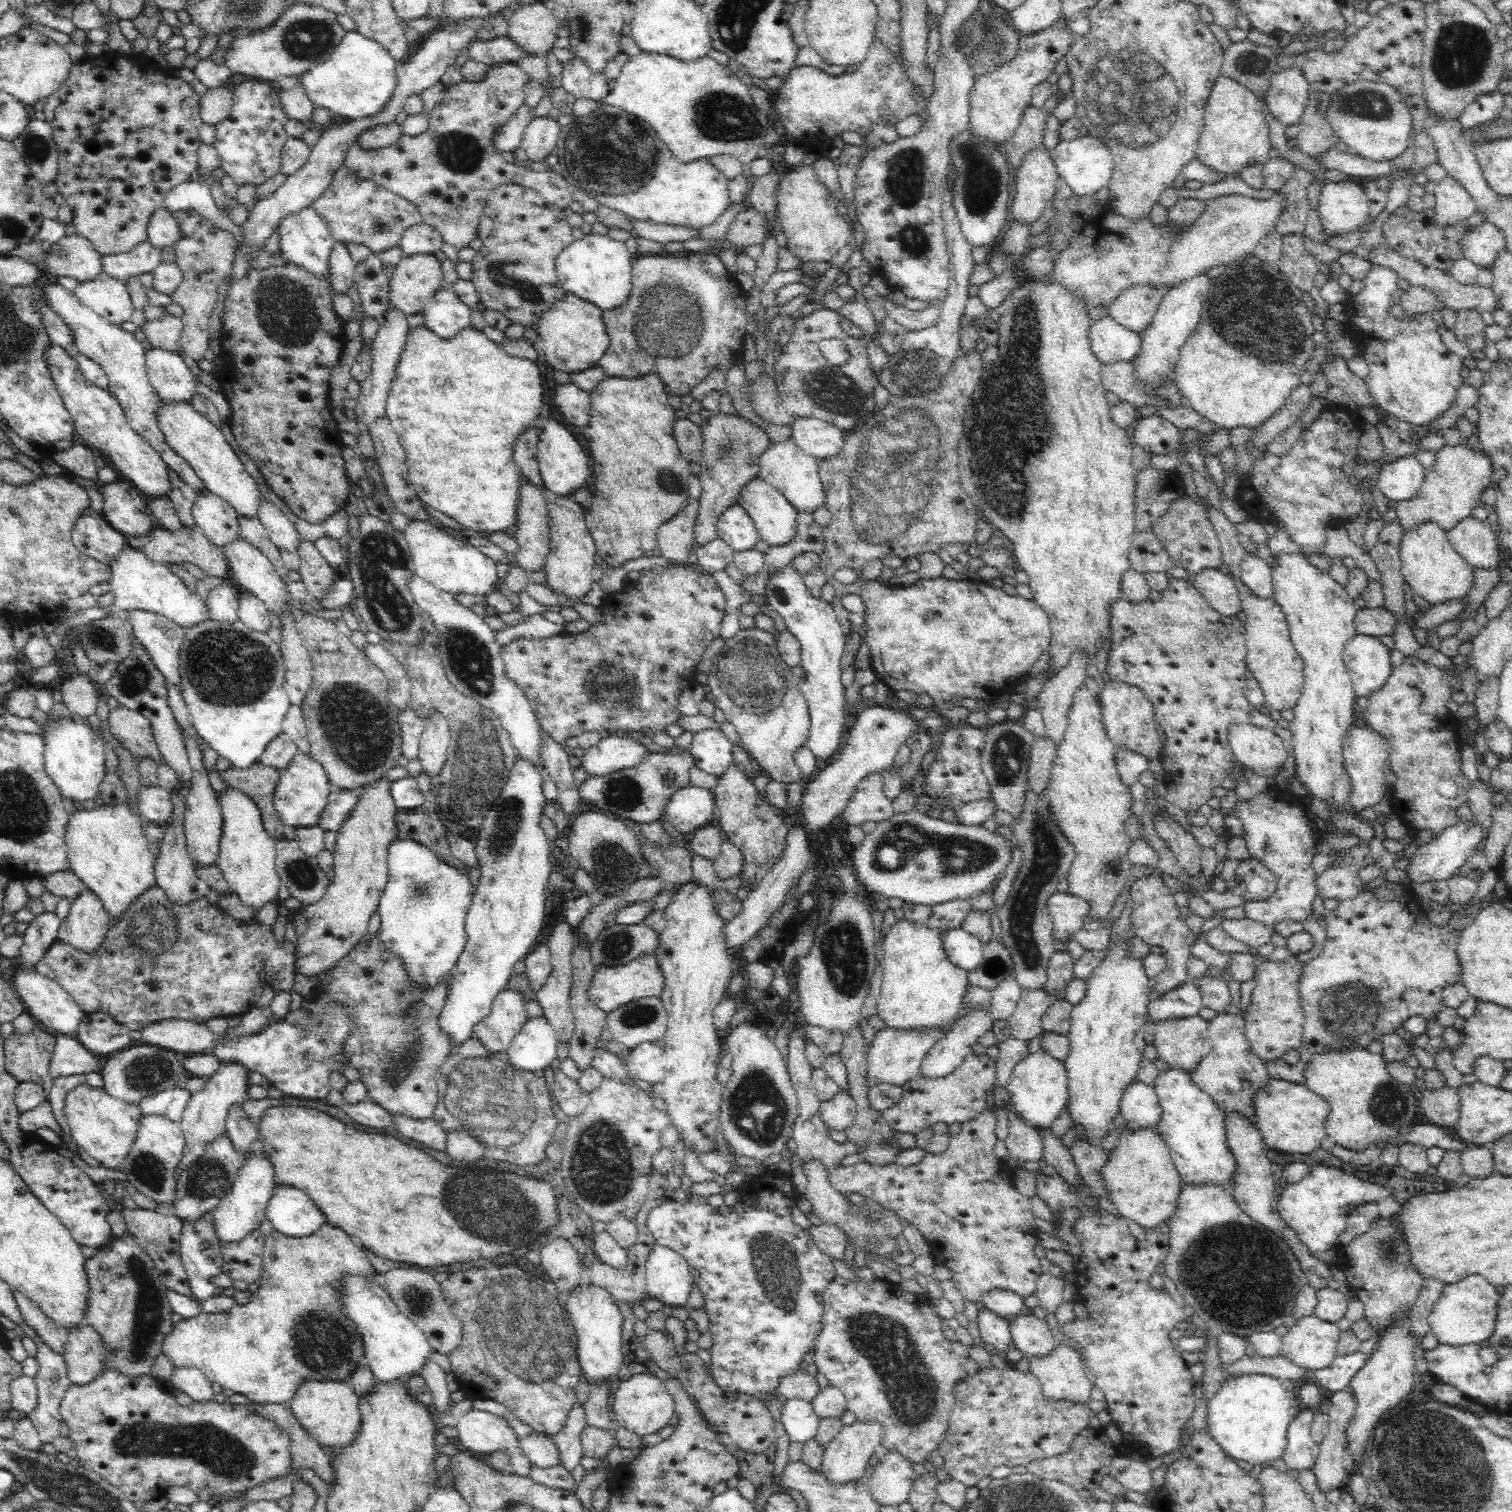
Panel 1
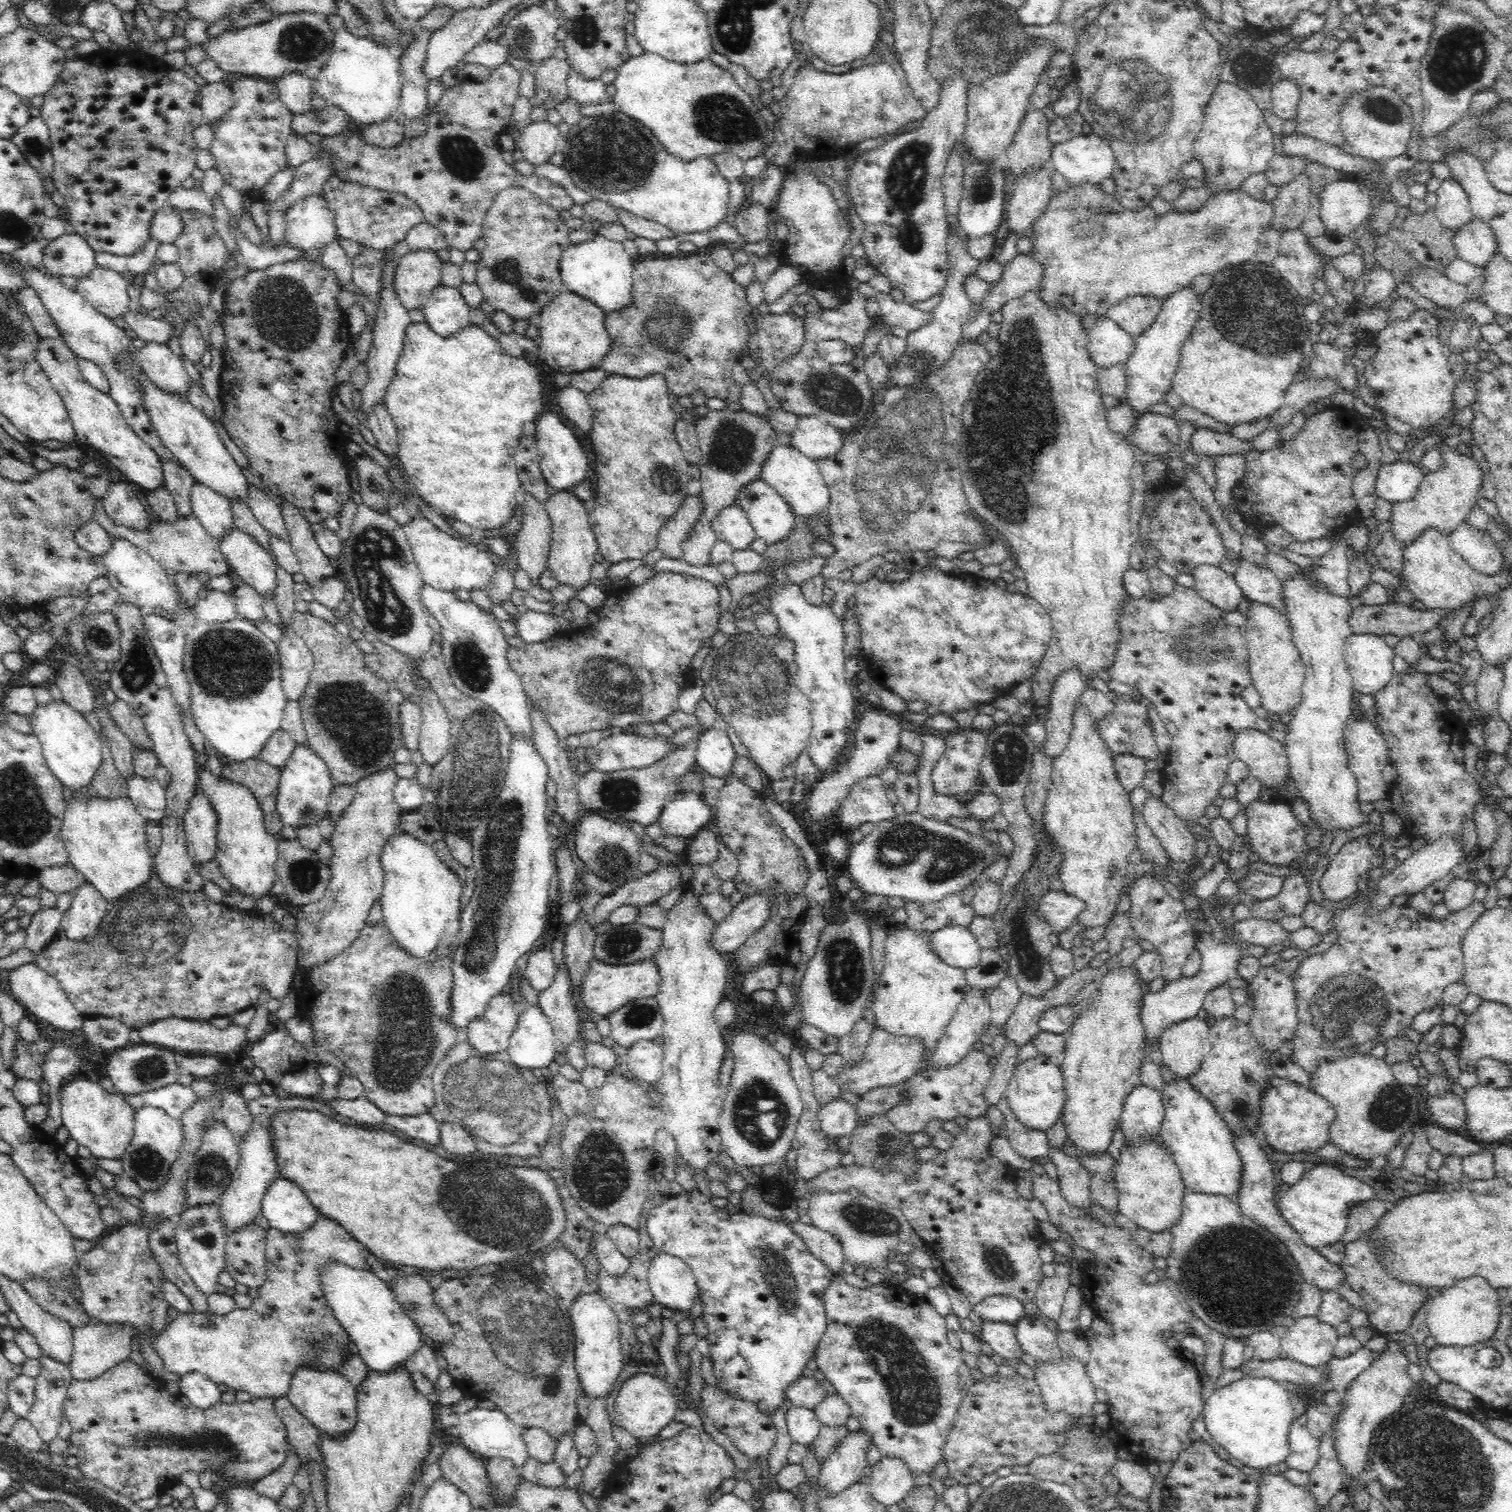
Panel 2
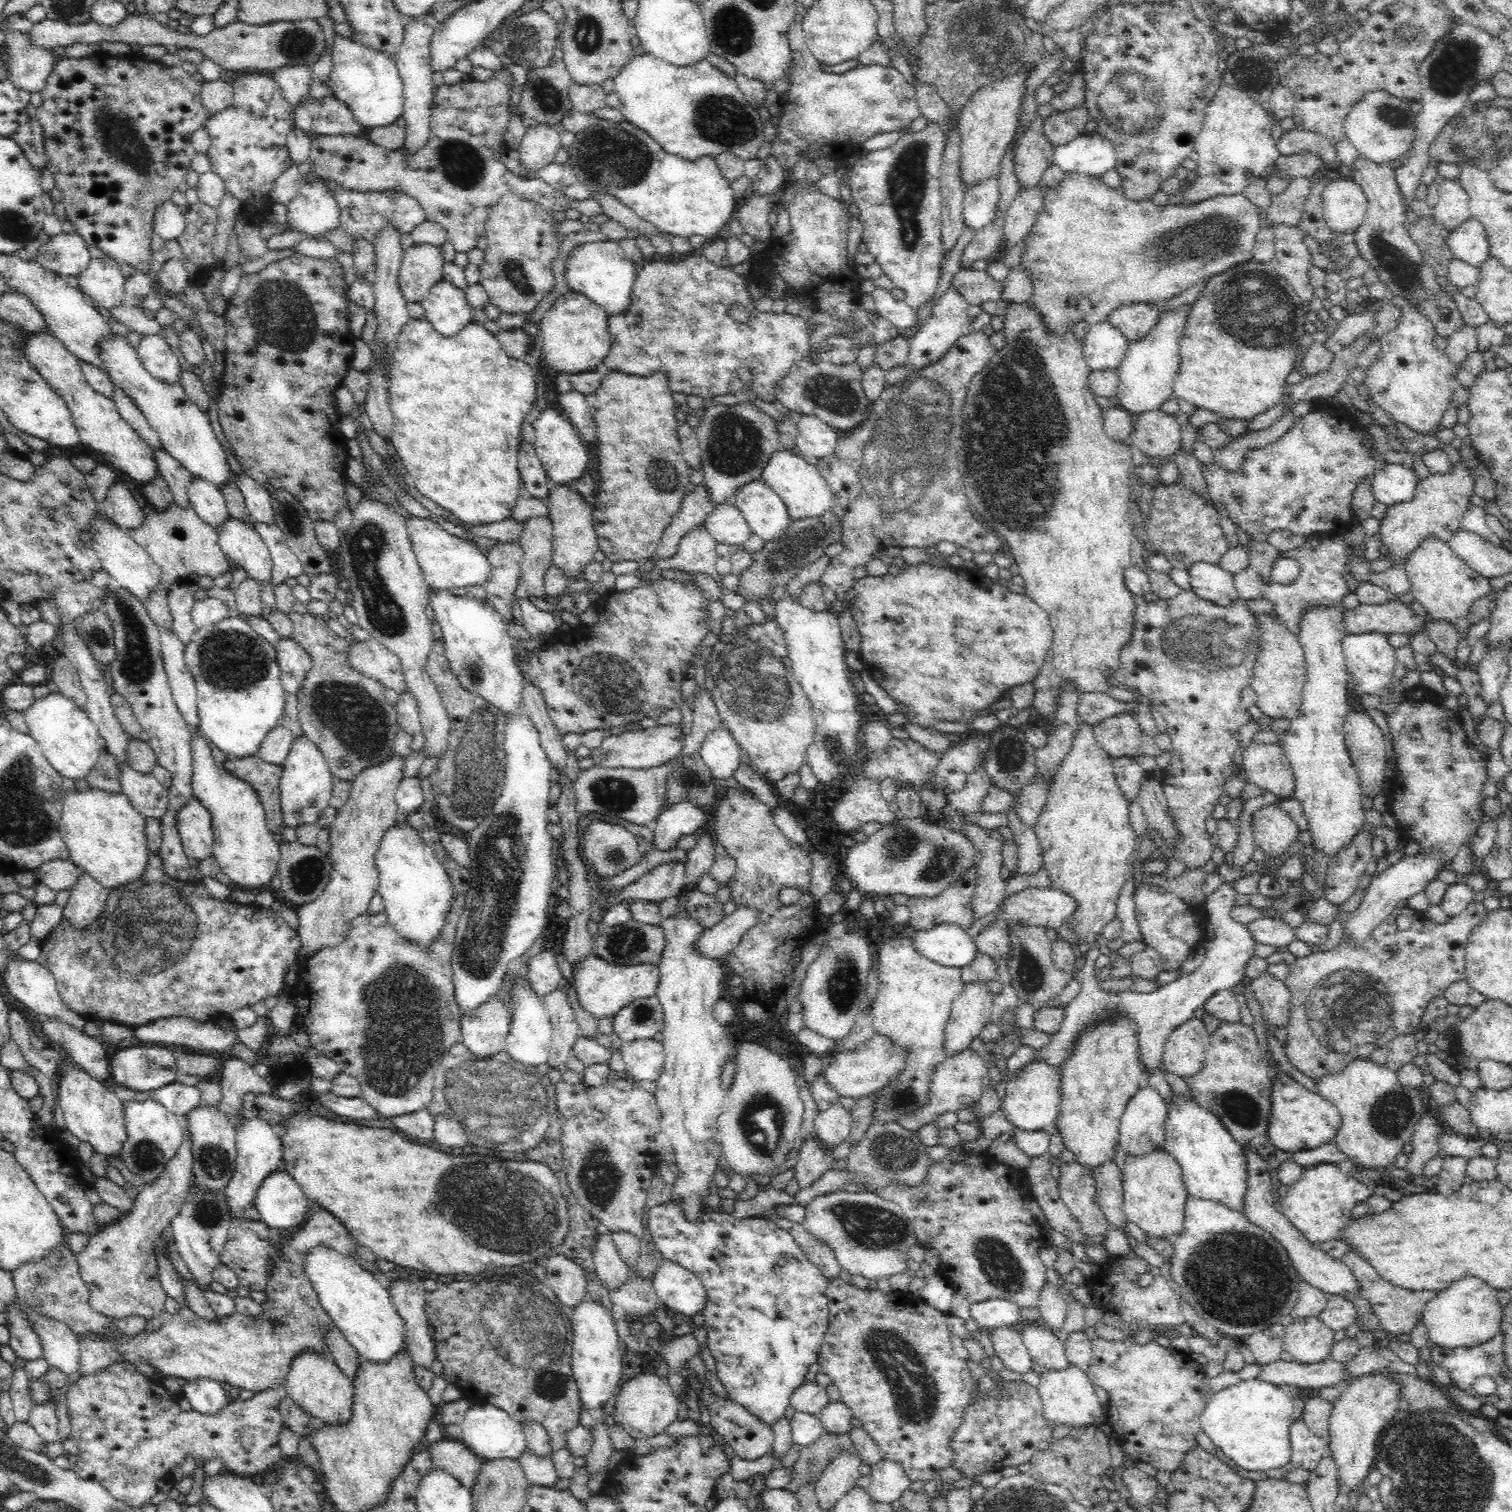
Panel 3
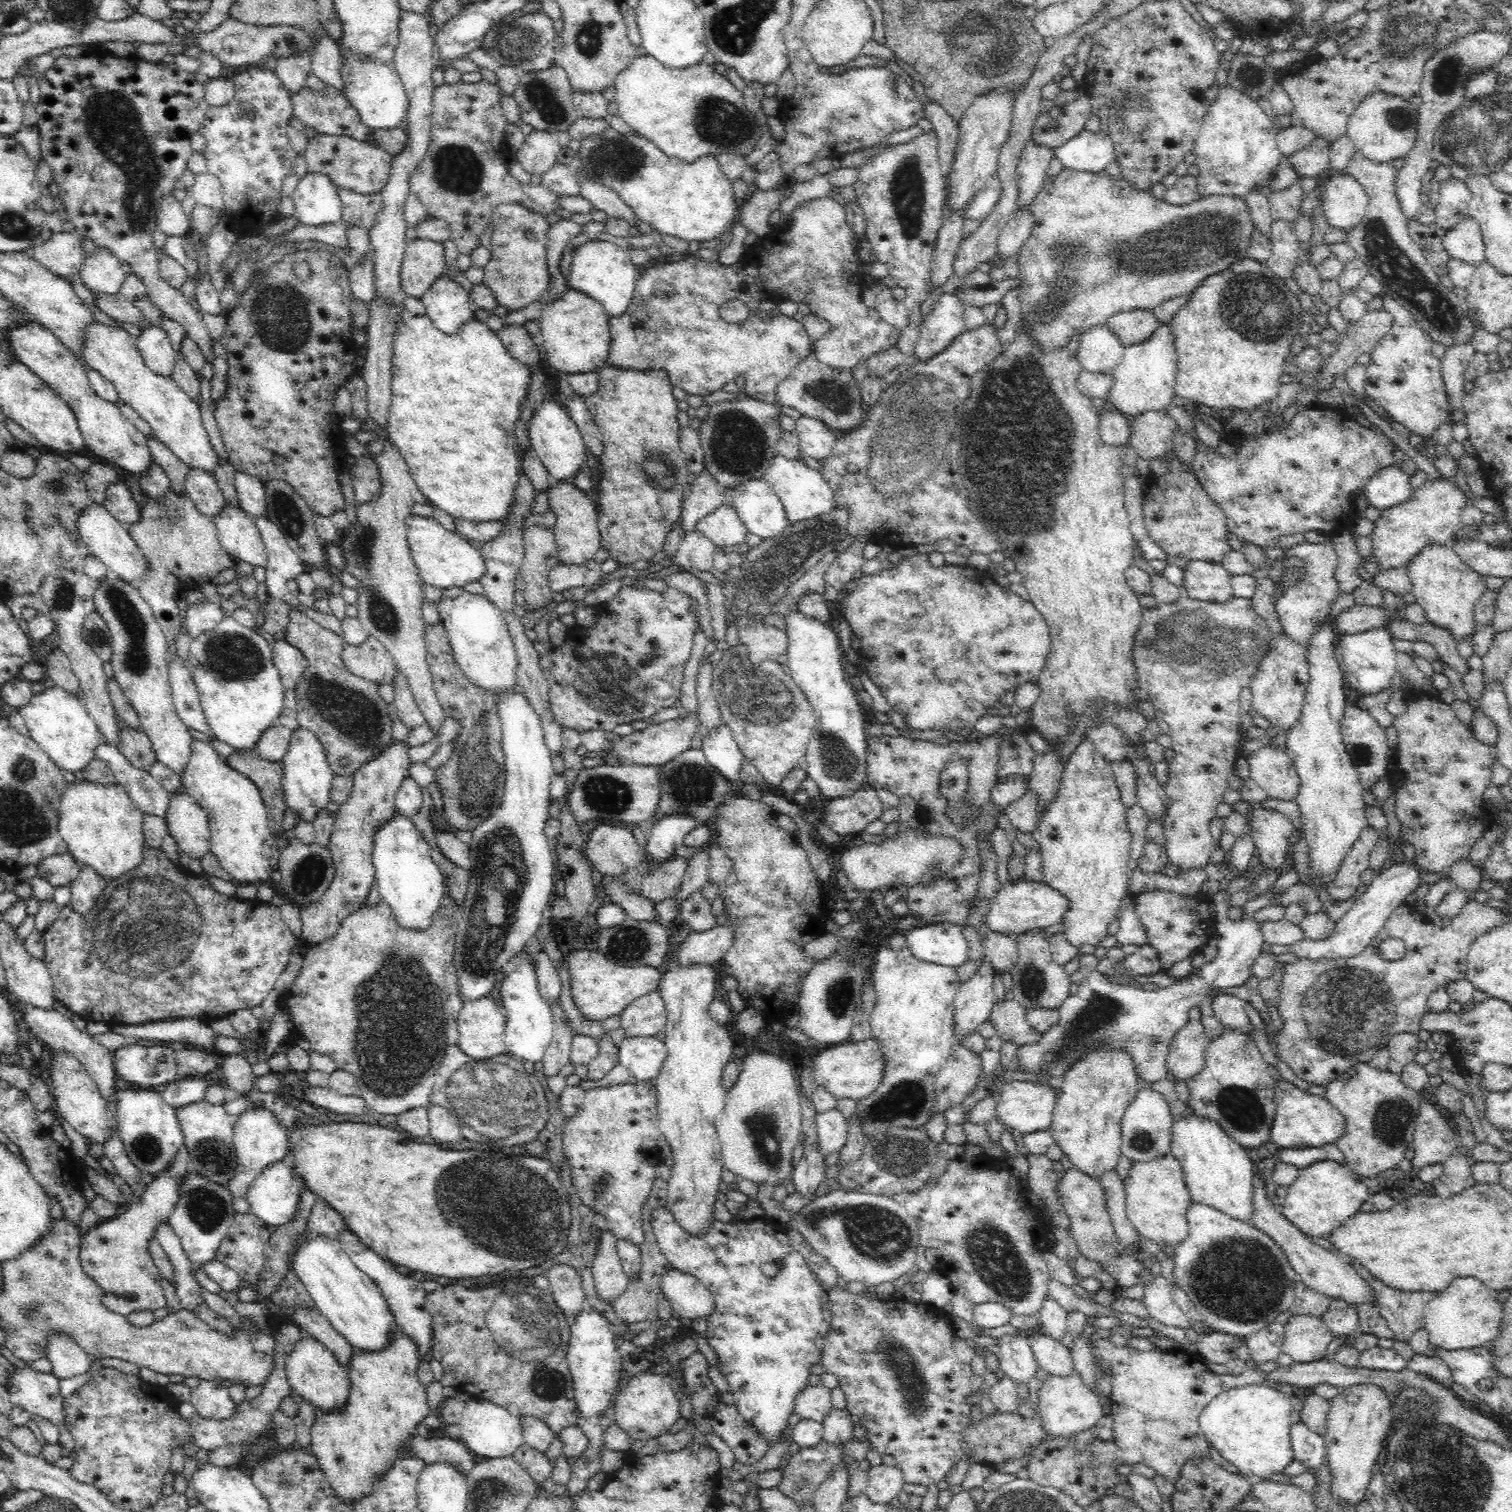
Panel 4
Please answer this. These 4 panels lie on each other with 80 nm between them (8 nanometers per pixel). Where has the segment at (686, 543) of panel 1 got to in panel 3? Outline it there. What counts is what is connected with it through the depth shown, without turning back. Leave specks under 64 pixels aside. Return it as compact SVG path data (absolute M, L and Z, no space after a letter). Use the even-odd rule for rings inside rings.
M704 484L698 485L689 495L683 497L682 504L675 517L662 532L655 558L666 559L678 553L678 546L684 536L705 522L705 518L714 510L708 498Z

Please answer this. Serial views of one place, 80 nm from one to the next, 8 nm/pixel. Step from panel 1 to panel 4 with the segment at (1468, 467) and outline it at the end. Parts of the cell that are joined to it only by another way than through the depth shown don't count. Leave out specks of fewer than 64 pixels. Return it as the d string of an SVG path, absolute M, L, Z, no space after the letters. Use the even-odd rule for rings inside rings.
M1444 477L1428 479L1412 491L1406 502L1384 509L1369 536L1378 570L1406 566L1428 544L1447 545L1452 542L1461 527L1461 512L1468 504L1466 492L1454 482L1454 478Z

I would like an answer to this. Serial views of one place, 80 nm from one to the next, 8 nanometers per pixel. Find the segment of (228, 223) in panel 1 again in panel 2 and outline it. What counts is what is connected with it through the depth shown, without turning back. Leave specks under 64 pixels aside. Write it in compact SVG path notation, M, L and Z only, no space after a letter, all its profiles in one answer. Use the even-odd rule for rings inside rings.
M180 185L169 195L167 205L173 210L178 212L195 210L204 216L210 217L214 221L213 200L204 191L204 187L184 188L184 186ZM231 227L239 252L243 256L242 262L250 271L263 271L264 268L276 266L276 264L292 263L292 260L300 258L295 250L287 246L270 247L267 244L258 246L252 244L243 237L237 228Z

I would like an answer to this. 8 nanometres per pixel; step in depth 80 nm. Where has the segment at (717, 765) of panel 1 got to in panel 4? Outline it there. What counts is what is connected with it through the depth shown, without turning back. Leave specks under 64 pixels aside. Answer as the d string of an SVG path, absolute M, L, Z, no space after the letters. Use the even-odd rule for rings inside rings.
M725 723L714 728L704 741L701 749L707 761L730 783L739 783L738 772L744 759L742 751Z

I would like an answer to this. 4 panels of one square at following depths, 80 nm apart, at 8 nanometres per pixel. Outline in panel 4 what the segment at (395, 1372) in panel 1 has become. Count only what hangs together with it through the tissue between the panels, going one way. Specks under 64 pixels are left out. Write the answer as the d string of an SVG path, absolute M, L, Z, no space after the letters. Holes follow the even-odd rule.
M302 1234L293 1245L293 1250L297 1250L293 1254L294 1271L314 1299L316 1309L334 1325L350 1346L369 1352L370 1355L372 1352L374 1355L376 1352L384 1352L392 1346L394 1334L399 1333L399 1330L396 1317L382 1295L382 1289L372 1277L357 1268L341 1249L340 1243L323 1236L305 1242Z

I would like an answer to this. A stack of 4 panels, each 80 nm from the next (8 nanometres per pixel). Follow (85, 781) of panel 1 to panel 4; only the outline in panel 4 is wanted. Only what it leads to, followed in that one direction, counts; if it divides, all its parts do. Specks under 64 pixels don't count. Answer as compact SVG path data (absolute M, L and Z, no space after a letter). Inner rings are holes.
M55 686L46 689L42 694L33 695L30 704L22 706L18 712L25 720L30 736L39 744L42 752L64 772L80 772L96 757L96 748L101 744L99 730L93 718L85 709L83 699L68 694Z

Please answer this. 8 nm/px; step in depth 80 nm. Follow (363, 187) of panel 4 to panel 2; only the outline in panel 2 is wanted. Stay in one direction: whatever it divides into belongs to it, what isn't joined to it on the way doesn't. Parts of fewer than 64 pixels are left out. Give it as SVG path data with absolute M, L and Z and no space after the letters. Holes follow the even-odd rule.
M502 64L491 70L488 80L476 82L465 79L462 83L445 87L443 94L436 102L429 116L428 130L418 138L402 139L392 148L382 148L366 144L357 131L324 136L319 146L326 147L336 155L335 174L350 179L358 184L370 185L377 189L399 192L416 203L422 209L425 222L443 232L449 247L467 251L473 248L474 242L481 238L481 226L485 212L492 206L494 196L503 188L514 185L528 189L537 198L556 210L566 210L574 205L566 188L551 181L548 177L532 173L521 174L514 164L506 164L501 158L501 148L496 144L496 137L505 130L511 121L518 96L520 95L520 71L510 64Z

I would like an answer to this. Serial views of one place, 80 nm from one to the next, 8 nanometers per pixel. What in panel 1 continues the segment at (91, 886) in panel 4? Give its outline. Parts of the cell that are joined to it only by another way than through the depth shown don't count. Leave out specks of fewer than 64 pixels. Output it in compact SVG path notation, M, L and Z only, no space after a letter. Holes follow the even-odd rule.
M86 891L72 901L72 908L57 932L57 942L93 956L102 951L104 936L110 928L102 902L92 891Z

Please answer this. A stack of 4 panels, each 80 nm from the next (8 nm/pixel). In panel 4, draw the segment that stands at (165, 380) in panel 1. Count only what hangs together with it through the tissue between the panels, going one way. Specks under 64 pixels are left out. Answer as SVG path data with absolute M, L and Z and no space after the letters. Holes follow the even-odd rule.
M156 326L141 331L135 339L139 355L146 366L158 376L172 376L177 351L172 348L166 333Z

